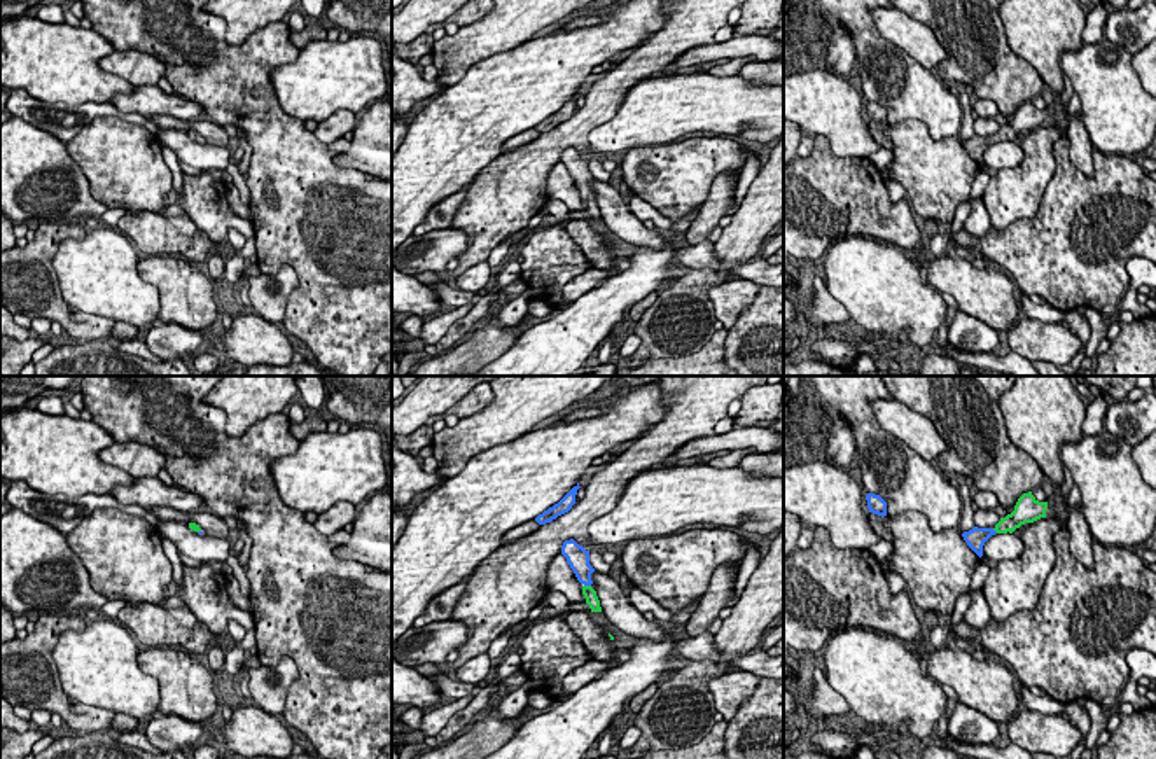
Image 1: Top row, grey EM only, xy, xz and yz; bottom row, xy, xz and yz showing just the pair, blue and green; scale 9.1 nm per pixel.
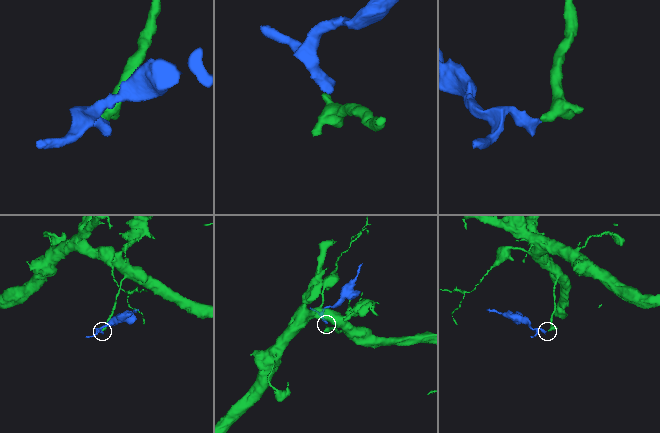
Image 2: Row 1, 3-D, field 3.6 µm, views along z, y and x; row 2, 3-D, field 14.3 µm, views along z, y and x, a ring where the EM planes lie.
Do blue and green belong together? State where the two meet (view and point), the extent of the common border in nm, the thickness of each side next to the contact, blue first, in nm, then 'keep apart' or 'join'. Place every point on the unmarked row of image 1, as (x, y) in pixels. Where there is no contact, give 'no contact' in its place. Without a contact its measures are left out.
xz (588, 193) | 70 nm | 190/120 nm | join

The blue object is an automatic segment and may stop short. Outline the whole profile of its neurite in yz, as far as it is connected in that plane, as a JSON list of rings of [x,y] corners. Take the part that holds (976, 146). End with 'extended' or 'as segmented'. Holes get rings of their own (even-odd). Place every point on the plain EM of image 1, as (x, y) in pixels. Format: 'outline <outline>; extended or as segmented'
outline [[[1032,100],[1023,101],[1011,122],[1000,126],[993,136],[978,136],[974,135],[969,140],[964,140],[962,145],[967,154],[981,166],[985,150],[995,142],[1013,142],[1025,131],[1034,131],[1041,126],[1046,126],[1048,110],[1039,110]]]; extended

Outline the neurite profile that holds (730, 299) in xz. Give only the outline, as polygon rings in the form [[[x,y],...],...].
[[[735,278],[708,290],[708,297],[715,310],[715,318],[724,329],[731,329],[736,318],[754,303],[761,285]]]

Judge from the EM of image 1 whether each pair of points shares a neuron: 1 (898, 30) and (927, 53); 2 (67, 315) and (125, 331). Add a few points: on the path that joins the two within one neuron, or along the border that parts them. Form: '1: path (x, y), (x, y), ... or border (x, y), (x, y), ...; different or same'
1: path (905, 32), (920, 46); same
2: border (116, 322), (111, 334); different

